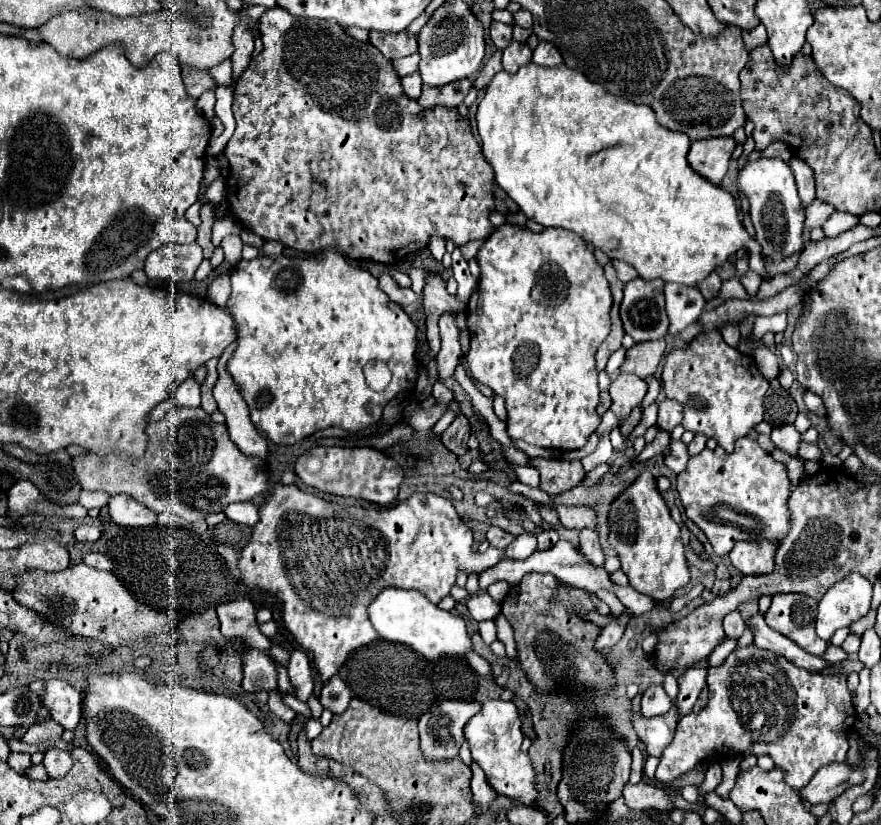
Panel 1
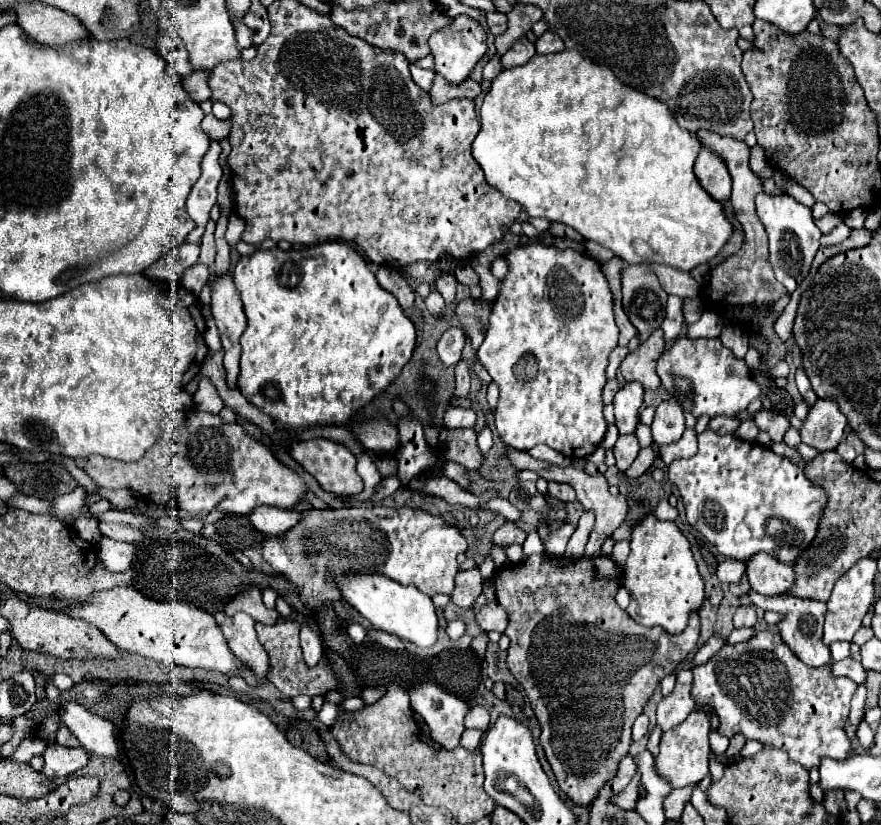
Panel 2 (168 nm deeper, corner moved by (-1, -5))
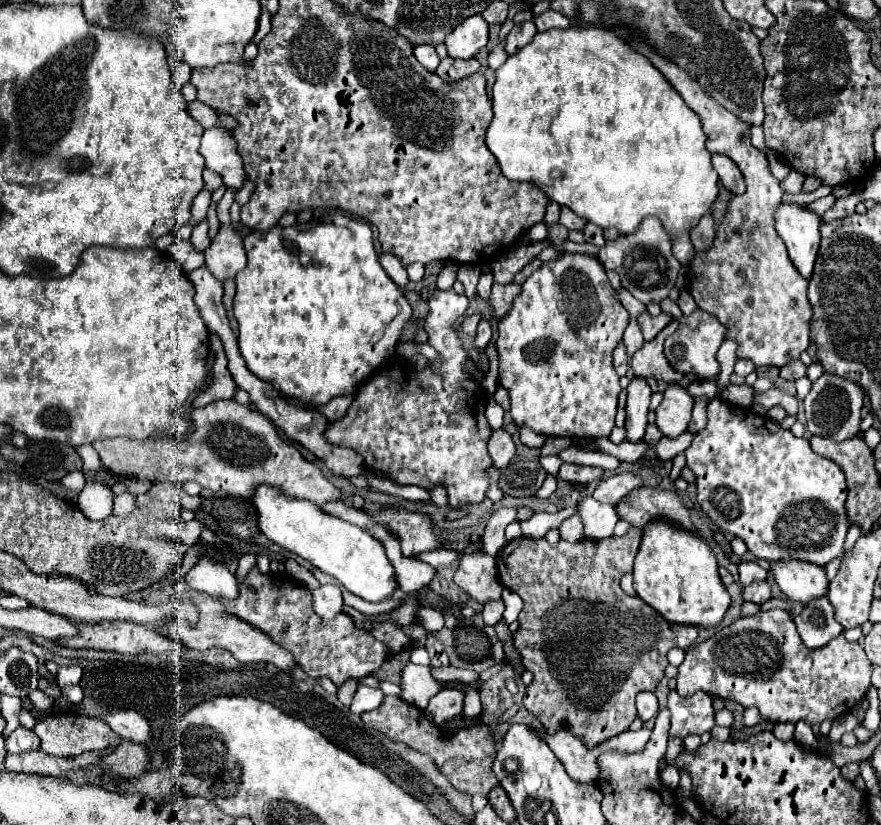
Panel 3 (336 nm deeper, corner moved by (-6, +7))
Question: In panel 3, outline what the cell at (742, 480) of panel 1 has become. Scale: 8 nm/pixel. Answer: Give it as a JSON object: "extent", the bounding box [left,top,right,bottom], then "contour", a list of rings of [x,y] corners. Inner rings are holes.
{"extent":[685,399,849,565],"contour":[[[713,399],[709,405],[707,405],[707,427],[703,431],[699,431],[693,439],[693,443],[687,447],[685,451],[685,459],[687,459],[687,467],[695,473],[695,485],[697,485],[697,503],[699,507],[703,509],[703,513],[721,529],[721,531],[727,531],[727,533],[733,533],[735,537],[741,537],[747,545],[747,549],[755,555],[755,557],[761,557],[761,559],[767,559],[767,561],[779,561],[779,559],[799,559],[799,561],[809,561],[809,563],[815,563],[815,565],[825,565],[827,561],[835,559],[841,555],[843,551],[843,541],[845,541],[845,535],[847,535],[847,529],[849,529],[849,523],[847,523],[847,515],[843,511],[843,503],[845,503],[845,497],[847,497],[847,485],[845,485],[845,475],[841,471],[841,467],[825,457],[819,457],[817,453],[811,451],[809,447],[809,441],[805,437],[795,437],[791,431],[785,431],[779,427],[779,423],[767,419],[767,417],[761,417],[753,411],[743,411],[741,407],[733,407],[721,399]]]}

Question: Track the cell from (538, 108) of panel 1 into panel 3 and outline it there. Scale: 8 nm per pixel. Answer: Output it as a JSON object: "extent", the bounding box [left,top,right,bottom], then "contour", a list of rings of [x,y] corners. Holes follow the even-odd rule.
{"extent":[485,27,719,239],"contour":[[[569,27],[563,31],[545,31],[537,33],[529,45],[519,49],[519,53],[507,57],[507,61],[497,71],[497,81],[493,85],[493,119],[485,131],[485,145],[495,155],[501,173],[509,181],[527,181],[537,185],[551,201],[569,207],[579,217],[599,225],[601,229],[617,229],[621,235],[633,235],[645,217],[657,217],[671,239],[677,239],[689,233],[705,215],[713,213],[713,205],[719,195],[717,175],[711,167],[711,153],[705,149],[705,135],[699,123],[699,117],[685,105],[683,97],[671,87],[671,83],[663,77],[663,73],[651,65],[647,57],[633,51],[627,43],[617,39],[615,35],[591,27]]]}

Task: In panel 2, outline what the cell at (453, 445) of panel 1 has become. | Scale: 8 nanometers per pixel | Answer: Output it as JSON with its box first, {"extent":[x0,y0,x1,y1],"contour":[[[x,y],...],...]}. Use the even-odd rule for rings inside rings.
{"extent":[438,429,484,471],"contour":[[[442,429],[438,443],[444,459],[456,461],[468,471],[476,471],[484,463],[484,453],[478,449],[474,429]]]}

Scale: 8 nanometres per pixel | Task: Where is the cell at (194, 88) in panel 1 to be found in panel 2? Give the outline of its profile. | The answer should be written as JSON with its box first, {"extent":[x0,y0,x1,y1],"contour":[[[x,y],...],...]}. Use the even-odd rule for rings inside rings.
{"extent":[180,71,210,103],"contour":[[[200,71],[200,73],[190,73],[180,77],[180,85],[184,87],[184,91],[190,95],[192,101],[202,103],[210,97],[210,87],[208,87],[208,71]]]}

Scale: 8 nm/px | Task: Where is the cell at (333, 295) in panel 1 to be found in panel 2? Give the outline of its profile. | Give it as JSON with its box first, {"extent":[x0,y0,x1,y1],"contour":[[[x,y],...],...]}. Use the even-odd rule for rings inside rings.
{"extent":[234,241,416,429],"contour":[[[326,241],[314,247],[300,247],[290,251],[282,251],[278,247],[266,251],[256,249],[252,255],[240,257],[238,265],[234,267],[234,283],[242,295],[244,313],[248,319],[248,327],[240,337],[242,357],[240,357],[238,389],[252,405],[260,407],[266,415],[270,415],[276,423],[284,427],[296,429],[296,427],[310,427],[310,425],[346,425],[356,411],[364,409],[378,393],[382,393],[394,381],[394,377],[402,371],[402,367],[412,357],[412,349],[416,345],[416,329],[412,321],[404,315],[396,297],[378,285],[374,273],[368,269],[368,261],[344,241]]]}

